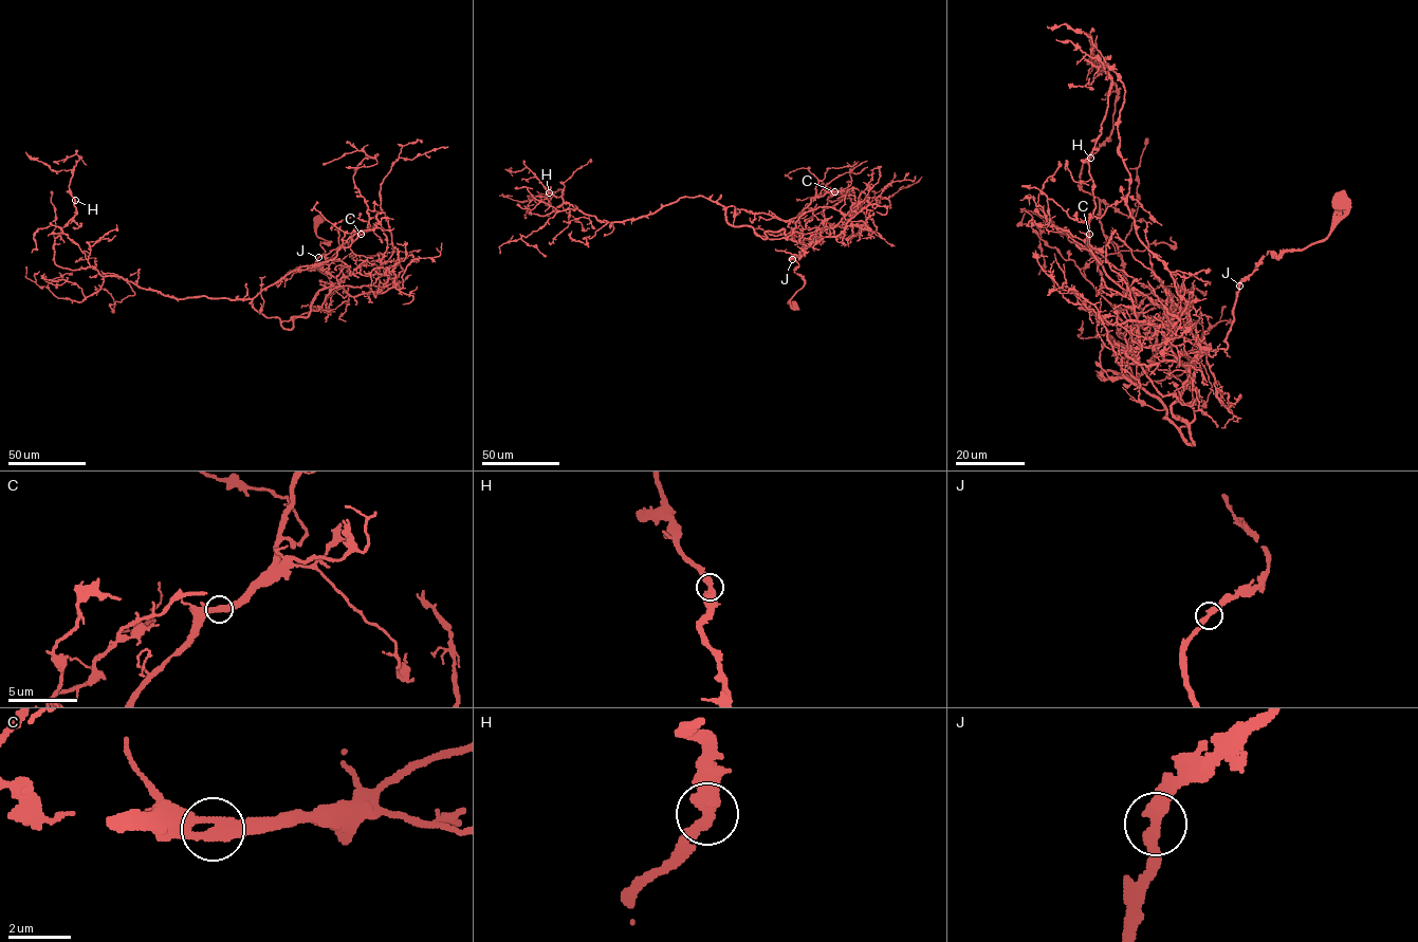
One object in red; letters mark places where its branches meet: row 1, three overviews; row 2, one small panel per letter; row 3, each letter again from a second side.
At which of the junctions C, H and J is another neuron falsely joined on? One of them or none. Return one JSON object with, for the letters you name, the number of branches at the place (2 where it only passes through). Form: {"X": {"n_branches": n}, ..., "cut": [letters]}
{"cut": []}

